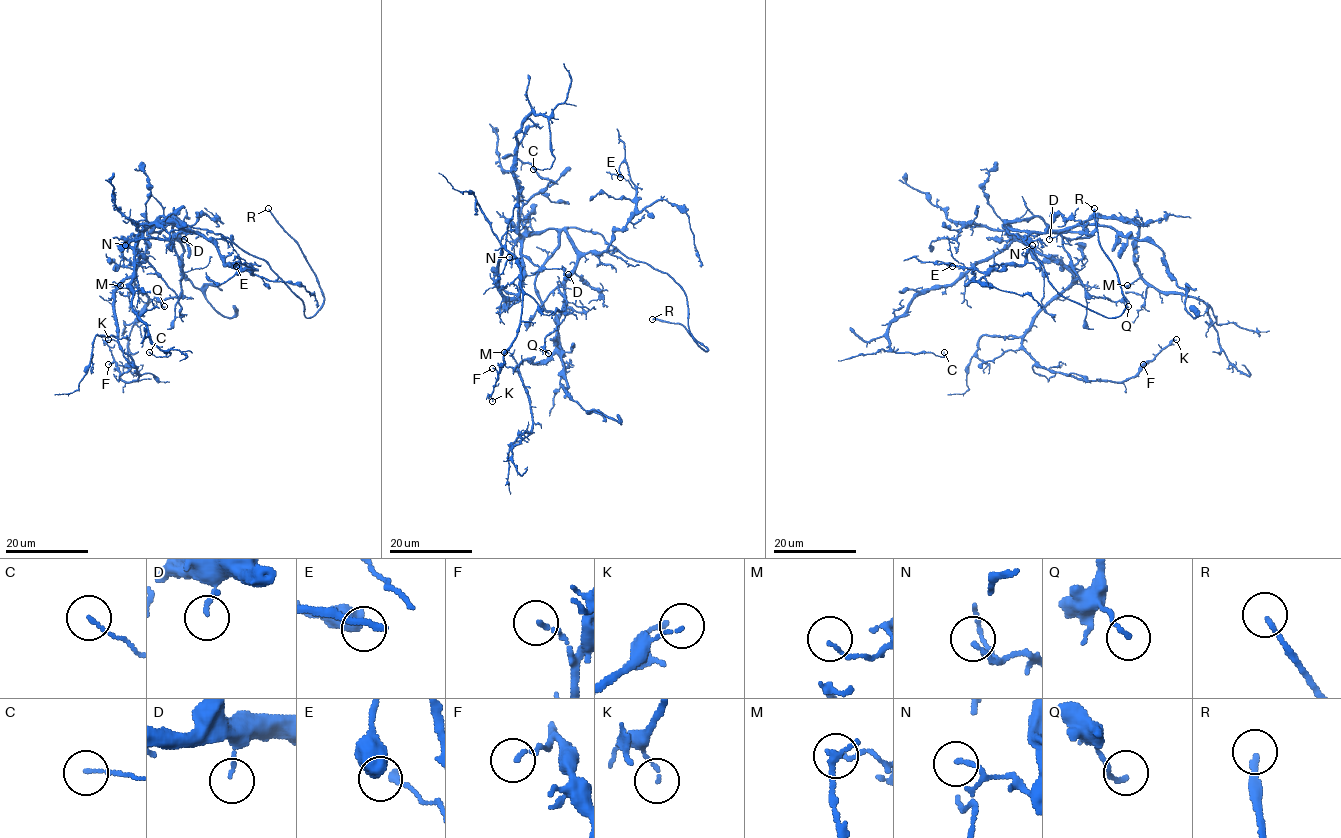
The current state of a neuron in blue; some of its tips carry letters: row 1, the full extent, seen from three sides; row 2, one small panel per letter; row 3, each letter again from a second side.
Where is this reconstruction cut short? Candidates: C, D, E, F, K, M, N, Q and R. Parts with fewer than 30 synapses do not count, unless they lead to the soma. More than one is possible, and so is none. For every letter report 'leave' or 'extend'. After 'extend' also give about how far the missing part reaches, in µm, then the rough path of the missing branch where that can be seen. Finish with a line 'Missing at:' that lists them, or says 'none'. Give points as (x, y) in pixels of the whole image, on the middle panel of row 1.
C: leave
D: leave
E: leave
F: leave
K: leave
M: leave
N: leave
Q: leave
R: extend | 60 µm | (652, 319), (526, 322), (482, 304), (490, 293)
Missing at: R

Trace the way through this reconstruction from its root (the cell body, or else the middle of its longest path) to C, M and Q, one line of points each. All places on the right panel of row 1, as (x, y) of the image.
C: (1005, 223), (1011, 240), (1004, 249), (950, 284), (923, 289), (889, 328), (894, 352), (944, 352)
M: (1005, 223), (1030, 232), (1054, 232), (1094, 218), (1132, 219), (1139, 226), (1134, 264), (1140, 276), (1127, 285)
Q: (1005, 223), (1007, 227), (1030, 232), (1057, 232), (1084, 289), (1128, 306)

